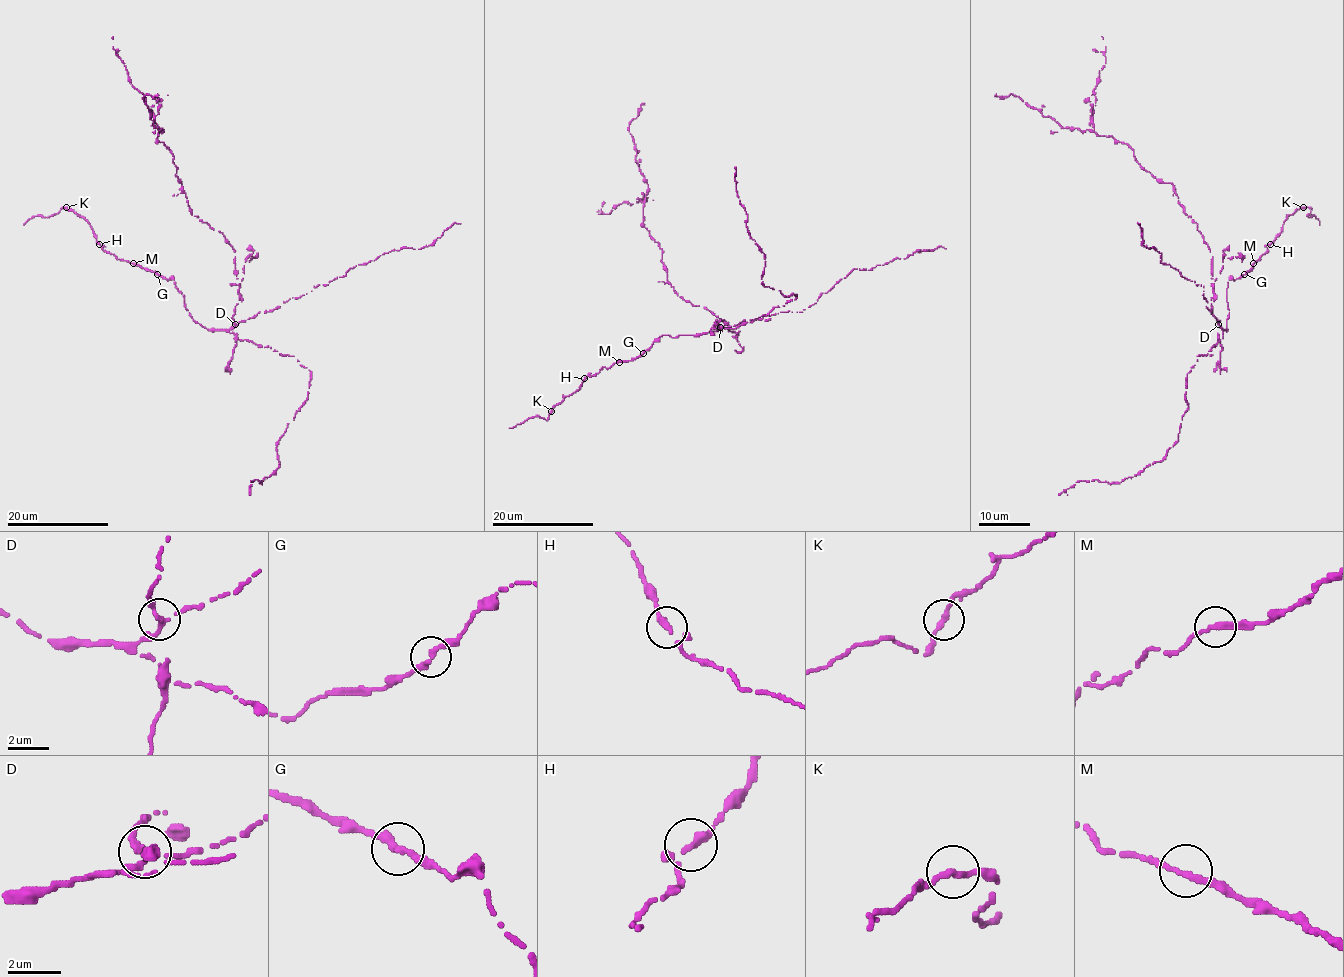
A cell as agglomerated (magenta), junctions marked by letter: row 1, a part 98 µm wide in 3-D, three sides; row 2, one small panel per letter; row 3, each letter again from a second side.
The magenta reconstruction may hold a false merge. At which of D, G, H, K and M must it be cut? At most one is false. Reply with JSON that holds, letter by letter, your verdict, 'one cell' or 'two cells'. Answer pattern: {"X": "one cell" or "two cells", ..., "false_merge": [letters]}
{"D": "two cells", "G": "one cell", "H": "one cell", "K": "one cell", "M": "one cell", "false_merge": ["D"]}

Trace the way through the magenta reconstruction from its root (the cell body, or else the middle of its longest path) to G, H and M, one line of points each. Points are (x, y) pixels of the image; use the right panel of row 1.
G: (1211, 299), (1212, 315), (1217, 324), (1226, 329), (1228, 282), (1244, 274)
H: (1211, 299), (1212, 315), (1217, 324), (1226, 329), (1229, 280), (1239, 278), (1248, 272), (1267, 251), (1270, 244)
M: (1211, 299), (1212, 315), (1217, 324), (1226, 329), (1228, 282), (1248, 272), (1253, 263)

